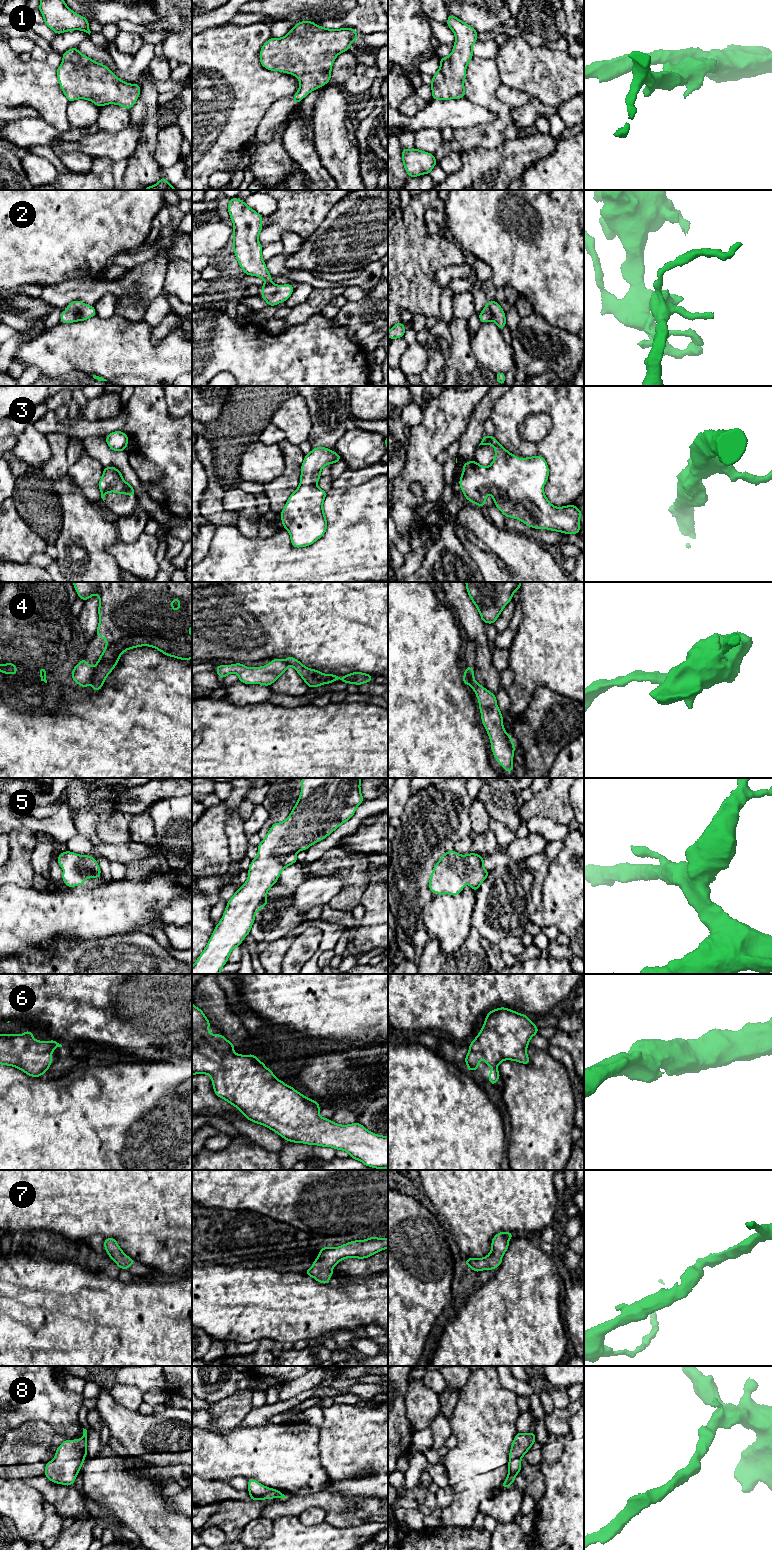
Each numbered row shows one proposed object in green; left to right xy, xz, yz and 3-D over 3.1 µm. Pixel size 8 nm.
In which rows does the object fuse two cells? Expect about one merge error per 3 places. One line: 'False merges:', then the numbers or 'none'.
False merges: 4

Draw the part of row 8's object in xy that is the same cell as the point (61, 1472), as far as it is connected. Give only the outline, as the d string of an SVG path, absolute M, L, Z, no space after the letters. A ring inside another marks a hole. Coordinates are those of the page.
M83 1428L83 1437L64 1440L57 1448L55 1458L46 1463L44 1475L53 1483L73 1485L87 1456L87 1430Z

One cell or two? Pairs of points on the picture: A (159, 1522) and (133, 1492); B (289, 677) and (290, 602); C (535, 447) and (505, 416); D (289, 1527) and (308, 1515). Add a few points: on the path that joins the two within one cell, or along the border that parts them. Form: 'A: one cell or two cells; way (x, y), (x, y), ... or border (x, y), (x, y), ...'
A: one cell; way (152, 1515), (136, 1499)
B: two cells; border (289, 665), (294, 668), (305, 683)
C: one cell; way (525, 447), (507, 430), (507, 426)
D: two cells; border (297, 1516), (305, 1524), (318, 1524), (325, 1520)

